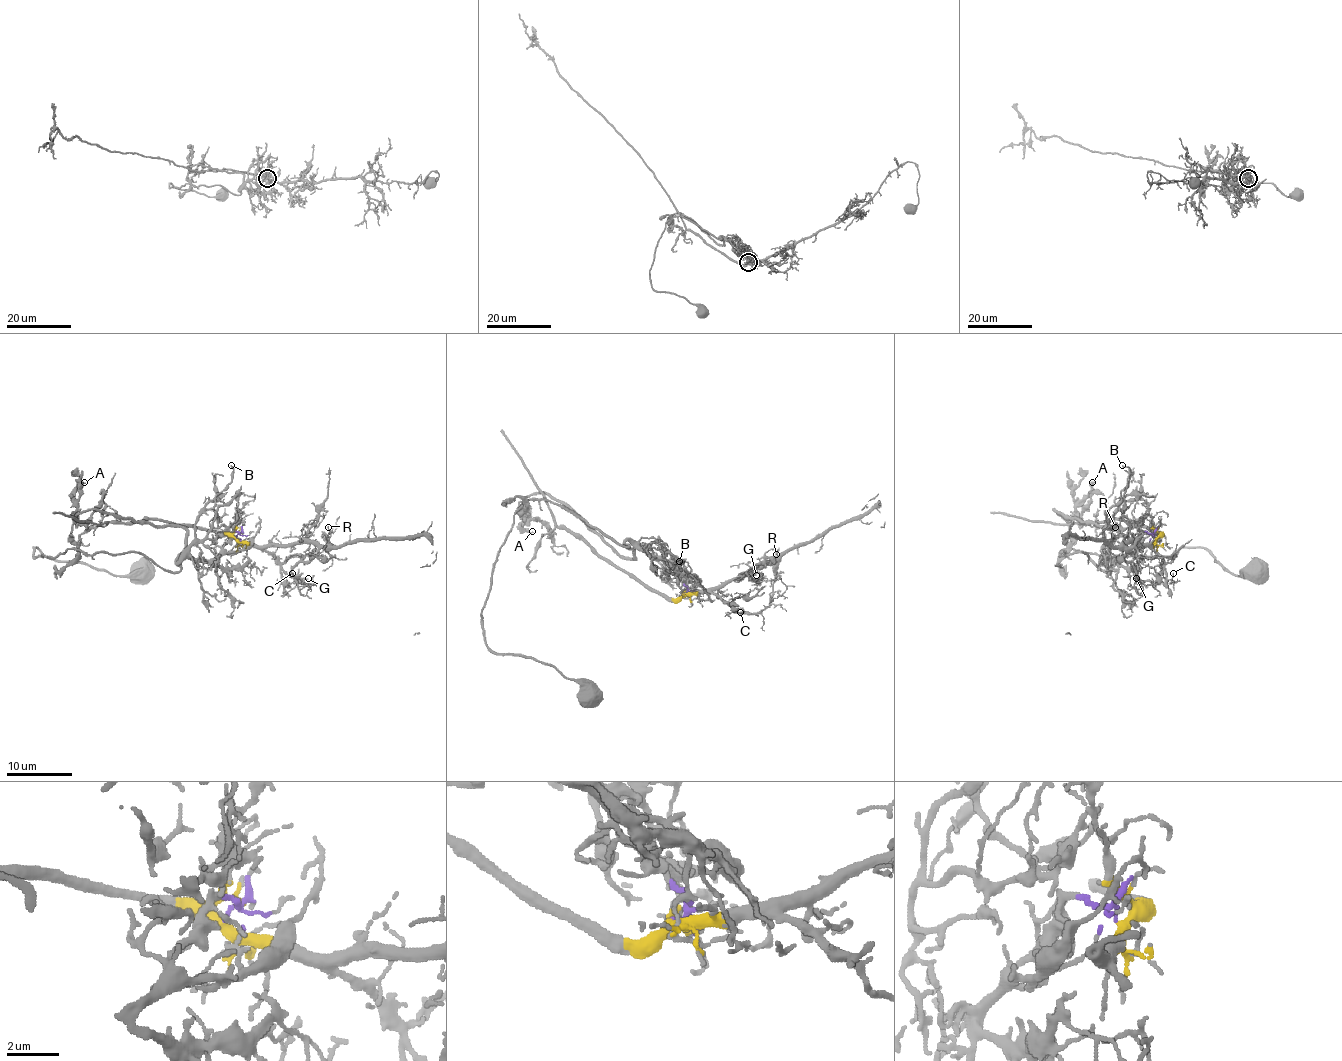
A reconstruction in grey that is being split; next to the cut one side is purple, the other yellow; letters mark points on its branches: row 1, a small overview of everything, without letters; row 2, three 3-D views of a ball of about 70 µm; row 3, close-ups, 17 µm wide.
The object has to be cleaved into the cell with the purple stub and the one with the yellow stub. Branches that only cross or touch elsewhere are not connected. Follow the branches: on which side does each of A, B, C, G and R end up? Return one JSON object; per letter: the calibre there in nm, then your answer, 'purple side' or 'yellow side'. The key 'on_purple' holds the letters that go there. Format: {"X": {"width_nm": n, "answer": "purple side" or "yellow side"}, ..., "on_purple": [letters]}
{"A": {"width_nm": 260, "answer": "purple side"}, "B": {"width_nm": 120, "answer": "purple side"}, "C": {"width_nm": 110, "answer": "yellow side"}, "G": {"width_nm": 90, "answer": "yellow side"}, "R": {"width_nm": 110, "answer": "yellow side"}, "on_purple": ["A", "B"]}

